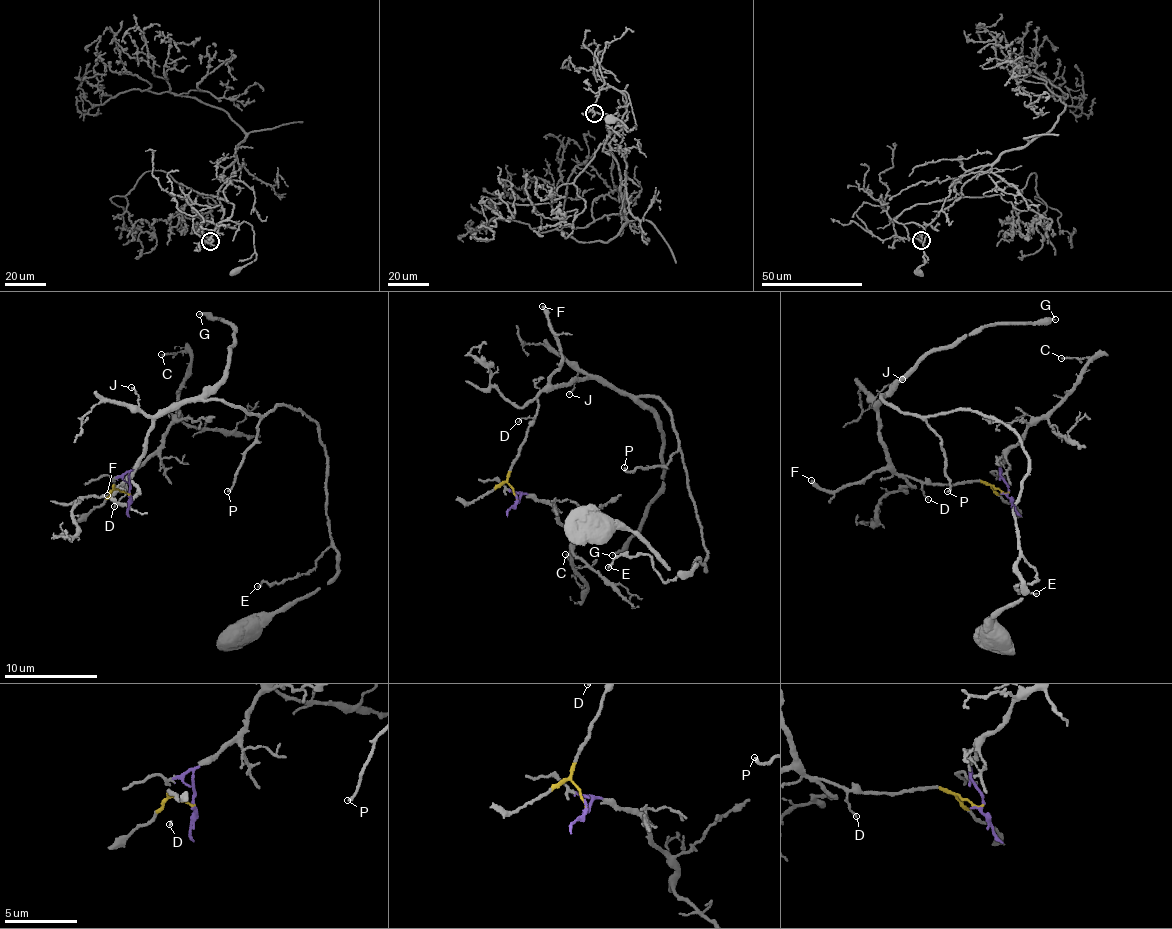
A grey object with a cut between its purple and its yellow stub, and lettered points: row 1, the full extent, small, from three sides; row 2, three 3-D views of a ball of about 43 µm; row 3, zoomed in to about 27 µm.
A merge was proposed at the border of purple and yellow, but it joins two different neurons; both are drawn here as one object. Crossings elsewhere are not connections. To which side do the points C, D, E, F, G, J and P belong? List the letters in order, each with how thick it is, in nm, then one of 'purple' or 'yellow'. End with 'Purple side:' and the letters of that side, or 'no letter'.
C: calibre 130 nm; purple
D: calibre 120 nm; yellow
E: calibre 160 nm; yellow
F: calibre 280 nm; yellow
G: calibre 160 nm; yellow
J: calibre 110 nm; yellow
P: calibre 180 nm; yellow
Purple side: C

